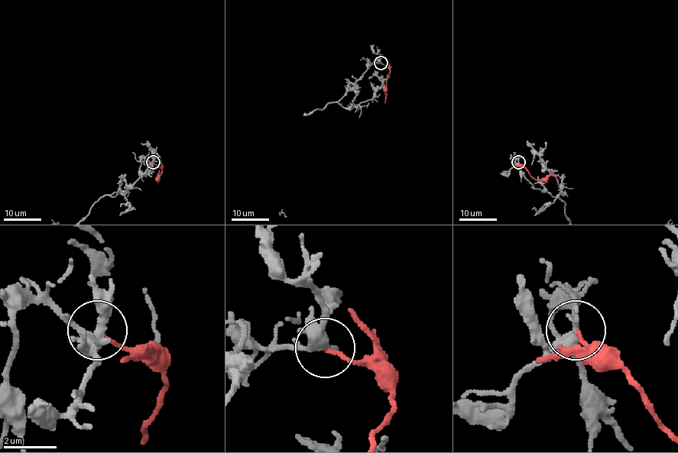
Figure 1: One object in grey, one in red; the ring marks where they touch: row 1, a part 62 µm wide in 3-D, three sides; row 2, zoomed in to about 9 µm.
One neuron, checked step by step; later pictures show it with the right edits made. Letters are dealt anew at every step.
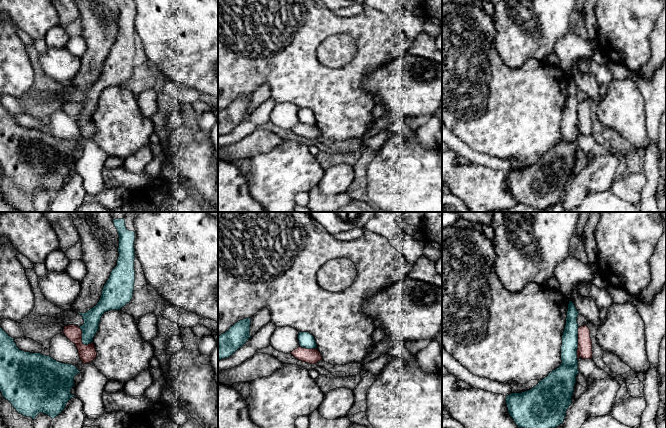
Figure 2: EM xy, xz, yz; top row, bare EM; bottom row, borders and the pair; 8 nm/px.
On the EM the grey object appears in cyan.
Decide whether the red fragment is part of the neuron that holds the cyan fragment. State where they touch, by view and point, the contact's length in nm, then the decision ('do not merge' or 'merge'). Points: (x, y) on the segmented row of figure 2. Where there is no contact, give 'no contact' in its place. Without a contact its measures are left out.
yz (577, 341) | 240 nm | do not merge

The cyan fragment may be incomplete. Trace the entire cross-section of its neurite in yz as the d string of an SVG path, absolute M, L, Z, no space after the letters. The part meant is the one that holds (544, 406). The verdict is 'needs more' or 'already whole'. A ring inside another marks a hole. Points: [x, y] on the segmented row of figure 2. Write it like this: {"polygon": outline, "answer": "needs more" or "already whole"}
{"polygon": "M569 301L562 335L561 365L532 389L506 396L508 413L518 428L556 428L563 424L579 373L578 315L574 303Z", "answer": "already whole"}

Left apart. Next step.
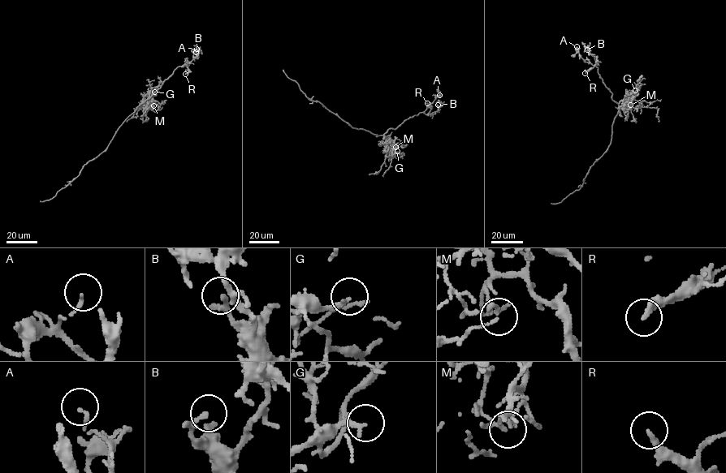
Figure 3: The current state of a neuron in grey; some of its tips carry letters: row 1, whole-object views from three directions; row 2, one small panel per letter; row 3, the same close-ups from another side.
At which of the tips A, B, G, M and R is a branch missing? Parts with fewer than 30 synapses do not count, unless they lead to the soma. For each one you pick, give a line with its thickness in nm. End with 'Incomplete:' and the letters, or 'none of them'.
G: 190 nm
Incomplete: G

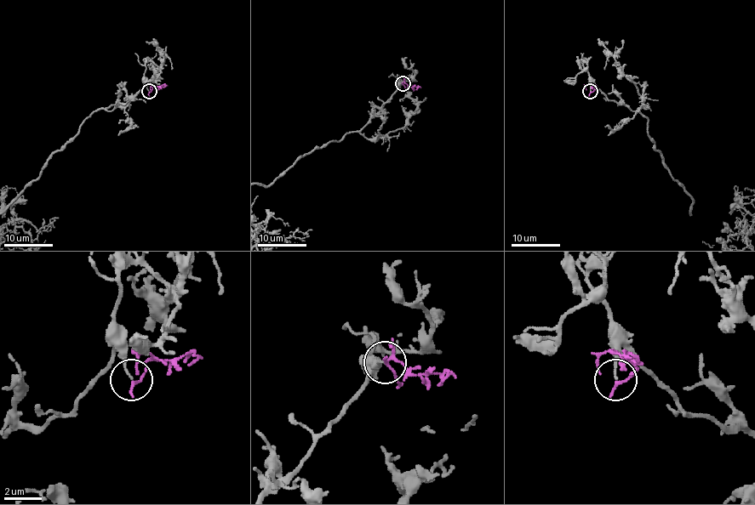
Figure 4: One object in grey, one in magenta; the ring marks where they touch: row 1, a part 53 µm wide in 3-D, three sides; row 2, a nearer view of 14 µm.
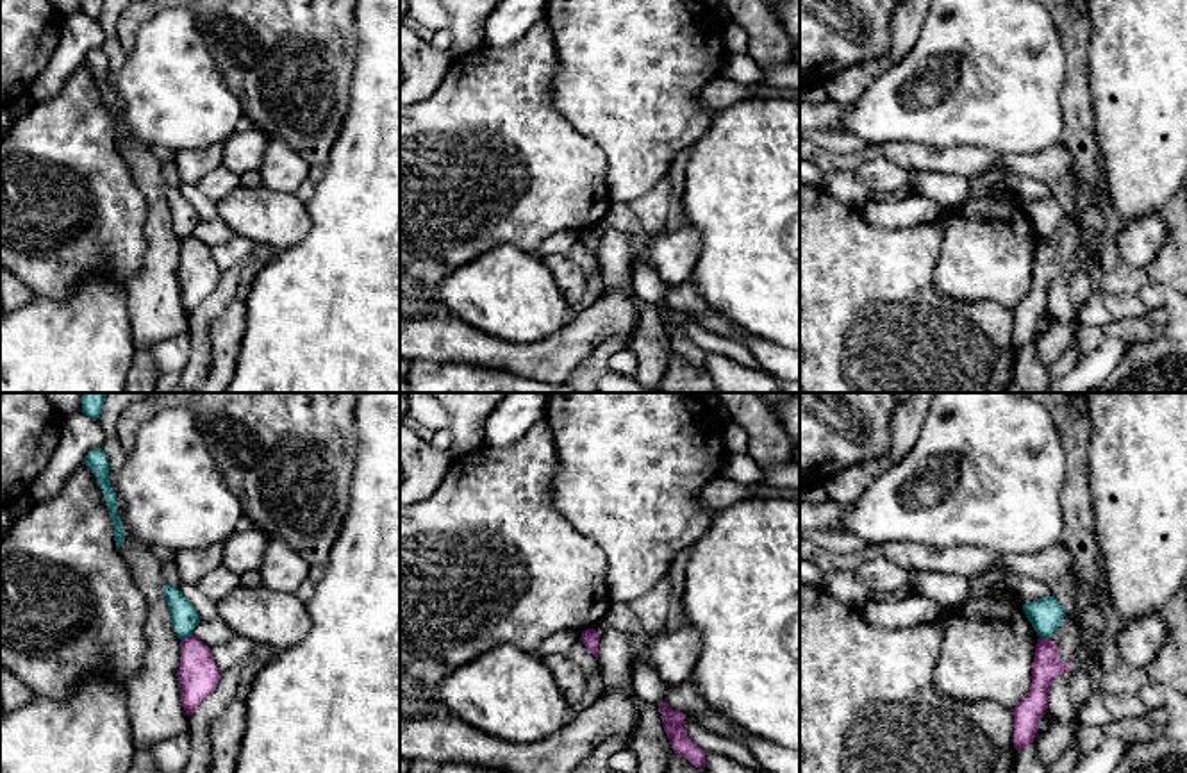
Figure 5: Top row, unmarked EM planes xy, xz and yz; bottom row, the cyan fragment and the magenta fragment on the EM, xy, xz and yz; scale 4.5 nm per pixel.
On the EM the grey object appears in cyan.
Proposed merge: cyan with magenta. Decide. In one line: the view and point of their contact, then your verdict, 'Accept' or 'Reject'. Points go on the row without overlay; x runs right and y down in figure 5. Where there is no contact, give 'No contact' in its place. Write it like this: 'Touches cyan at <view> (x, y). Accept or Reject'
Touches cyan at xy (186, 236). Reject

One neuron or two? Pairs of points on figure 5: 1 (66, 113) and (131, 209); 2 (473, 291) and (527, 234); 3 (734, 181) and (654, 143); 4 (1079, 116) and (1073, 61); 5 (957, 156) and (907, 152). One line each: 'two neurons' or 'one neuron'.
1: one neuron
2: two neurons
3: two neurons
4: one neuron
5: one neuron

